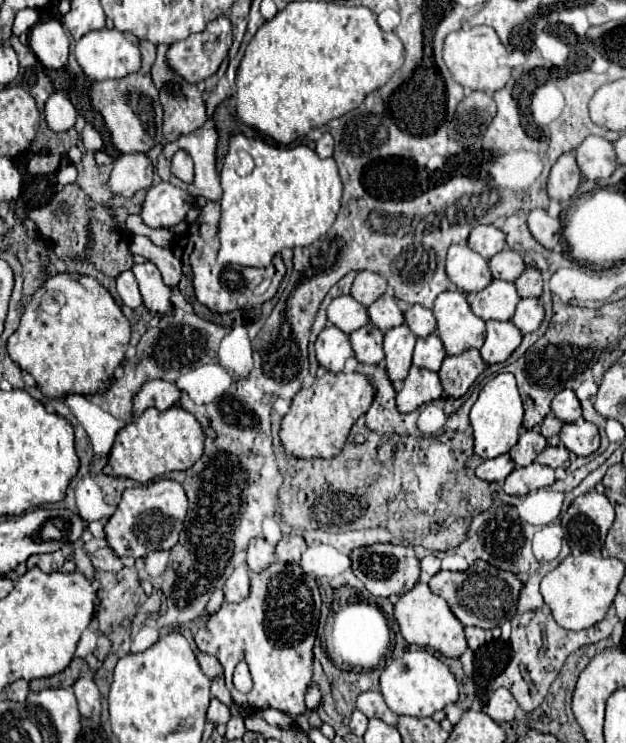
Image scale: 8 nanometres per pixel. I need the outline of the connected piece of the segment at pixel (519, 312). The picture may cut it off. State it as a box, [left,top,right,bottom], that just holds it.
[511,299,543,333]

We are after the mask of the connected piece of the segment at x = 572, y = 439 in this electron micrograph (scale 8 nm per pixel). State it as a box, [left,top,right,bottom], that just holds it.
[559,419,599,455]

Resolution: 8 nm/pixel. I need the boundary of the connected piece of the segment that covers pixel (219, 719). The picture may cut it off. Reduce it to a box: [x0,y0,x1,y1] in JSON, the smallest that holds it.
[207,697,231,725]

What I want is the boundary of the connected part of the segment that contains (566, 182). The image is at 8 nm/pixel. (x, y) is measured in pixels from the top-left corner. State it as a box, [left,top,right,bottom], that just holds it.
[547,151,581,201]

